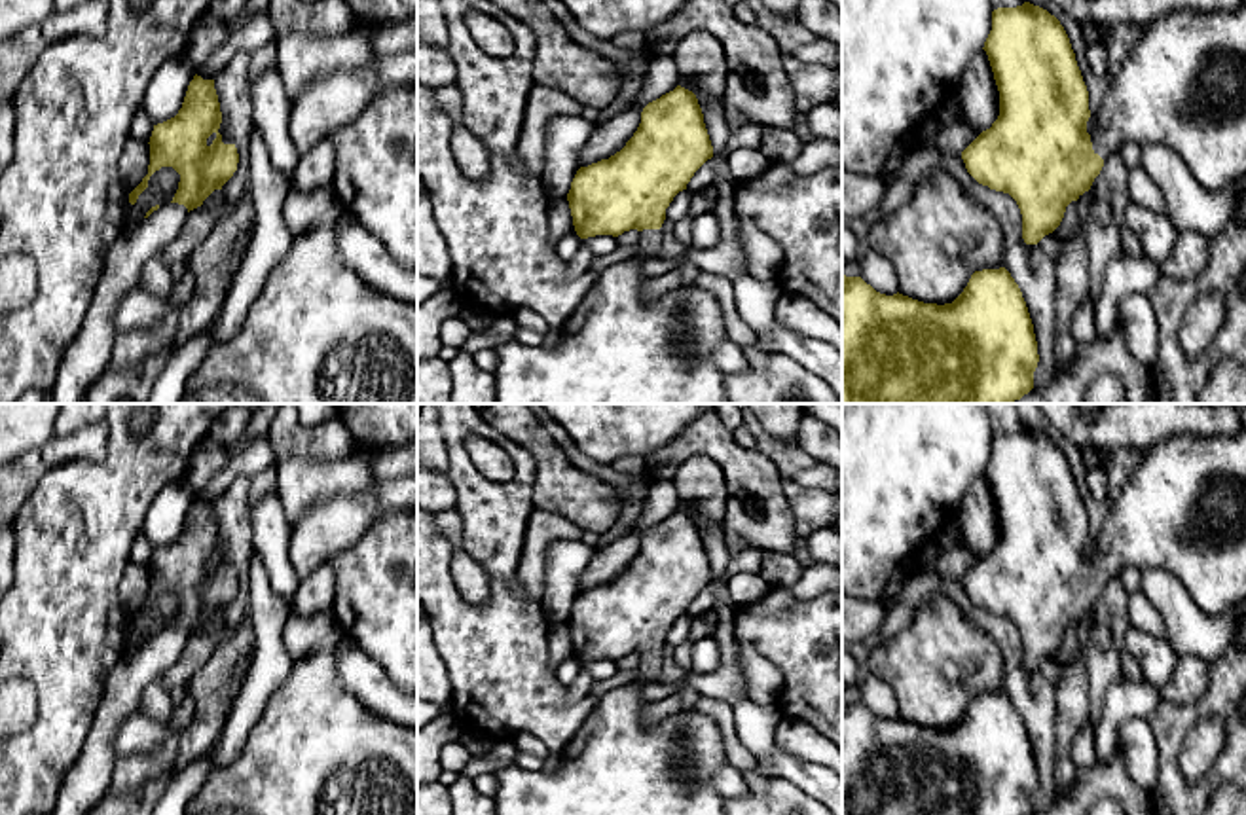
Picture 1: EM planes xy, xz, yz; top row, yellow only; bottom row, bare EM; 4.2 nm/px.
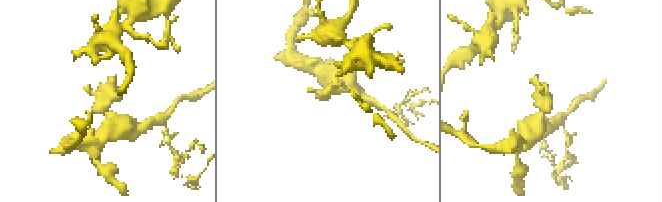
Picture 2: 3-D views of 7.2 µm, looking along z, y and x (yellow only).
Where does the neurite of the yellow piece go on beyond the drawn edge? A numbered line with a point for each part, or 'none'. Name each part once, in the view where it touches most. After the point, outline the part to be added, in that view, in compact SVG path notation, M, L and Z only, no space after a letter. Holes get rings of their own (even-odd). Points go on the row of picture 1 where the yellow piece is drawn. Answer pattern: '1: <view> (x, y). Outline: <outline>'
1: yz (1182, 84). Outline: M1246 6L1235 11L1178 9L1142 28L1119 74L1109 82L1090 142L1102 159L1127 142L1140 148L1164 146L1185 163L1206 191L1219 191L1246 178Z

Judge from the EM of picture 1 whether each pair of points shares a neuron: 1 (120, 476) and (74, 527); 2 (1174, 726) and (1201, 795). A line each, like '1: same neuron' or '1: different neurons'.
1: same neuron
2: same neuron

